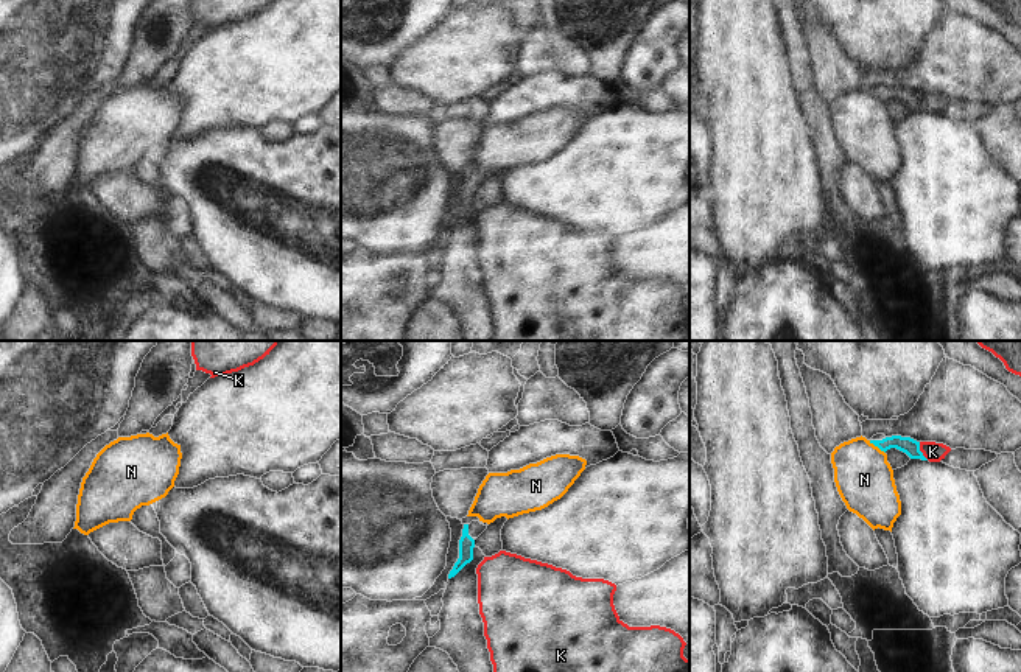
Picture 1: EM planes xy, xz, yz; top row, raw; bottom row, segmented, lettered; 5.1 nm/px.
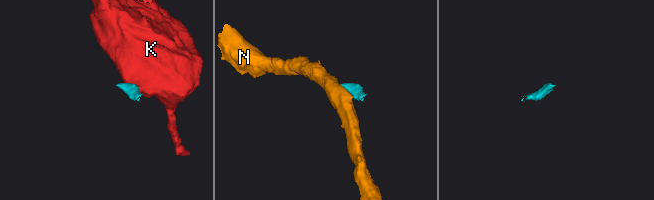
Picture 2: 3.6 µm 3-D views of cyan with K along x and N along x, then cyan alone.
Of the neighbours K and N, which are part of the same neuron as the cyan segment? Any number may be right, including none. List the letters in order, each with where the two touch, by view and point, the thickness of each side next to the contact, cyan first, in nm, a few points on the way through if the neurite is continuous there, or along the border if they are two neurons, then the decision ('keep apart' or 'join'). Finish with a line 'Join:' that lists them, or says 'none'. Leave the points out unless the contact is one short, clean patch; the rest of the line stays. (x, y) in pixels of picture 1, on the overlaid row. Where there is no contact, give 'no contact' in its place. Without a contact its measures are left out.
K: meets cyan in yz at (920, 451); 90 nm thick on the cyan side, 100 nm on the other; border along yz (919, 442), (919, 450), (928, 459); keep apart
N: meets cyan in yz at (877, 445); 90 nm thick on the cyan side, 300 nm on the other; border along yz (869, 440), (884, 453); keep apart
Join: none

